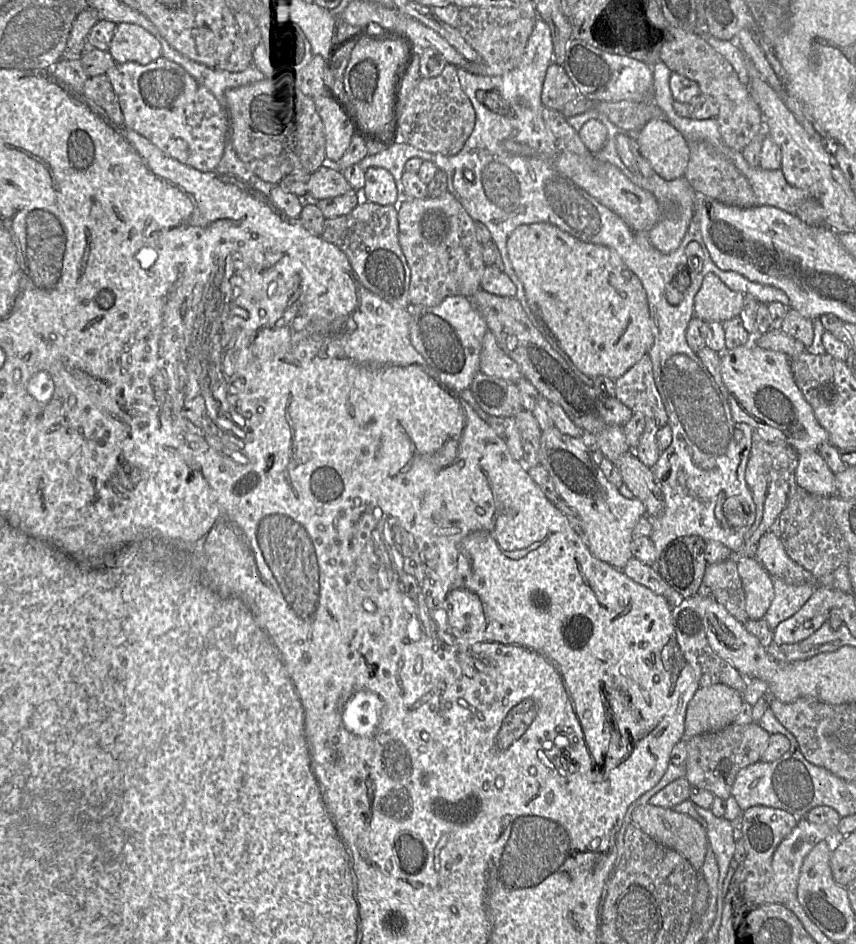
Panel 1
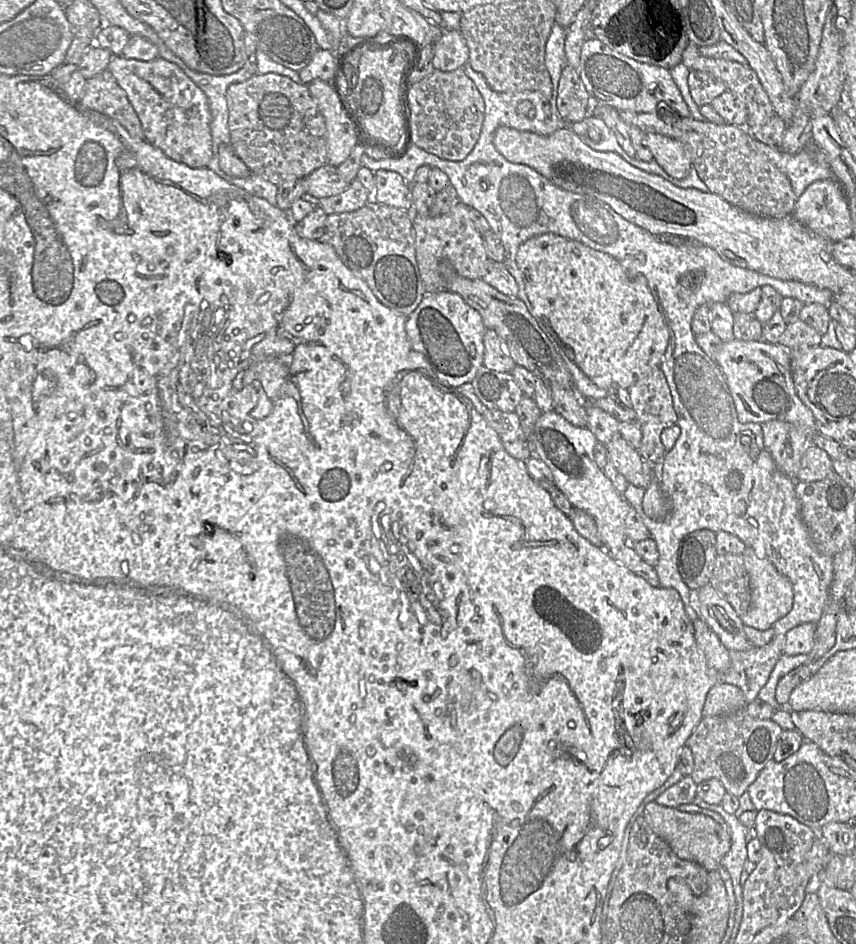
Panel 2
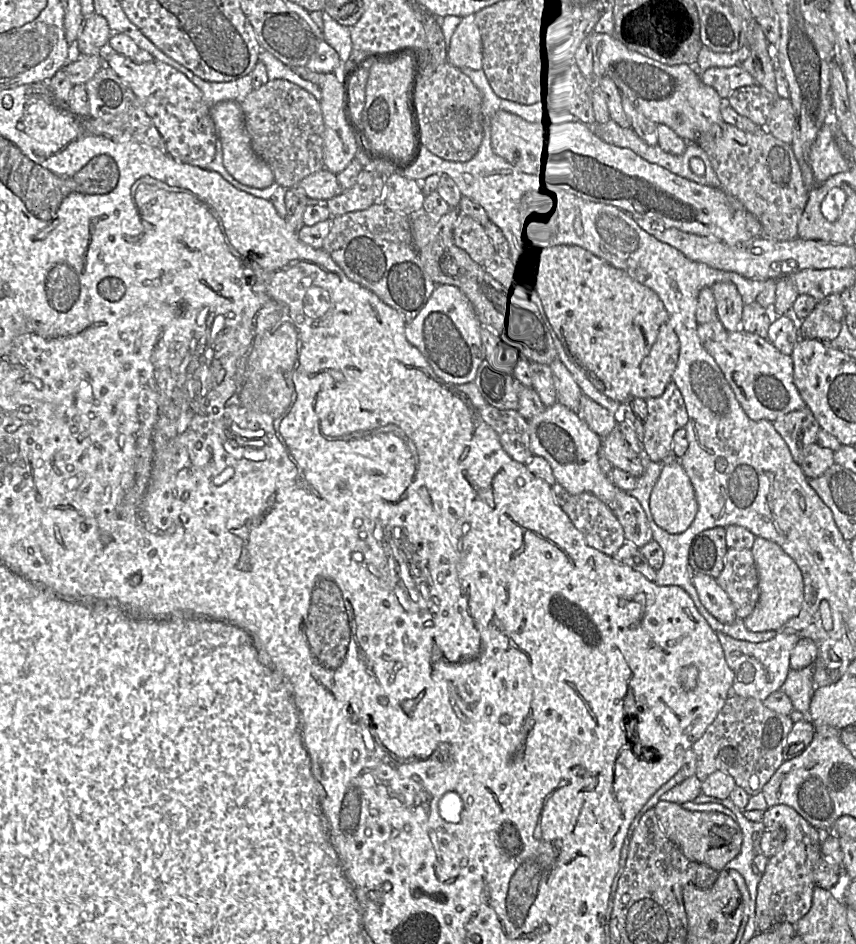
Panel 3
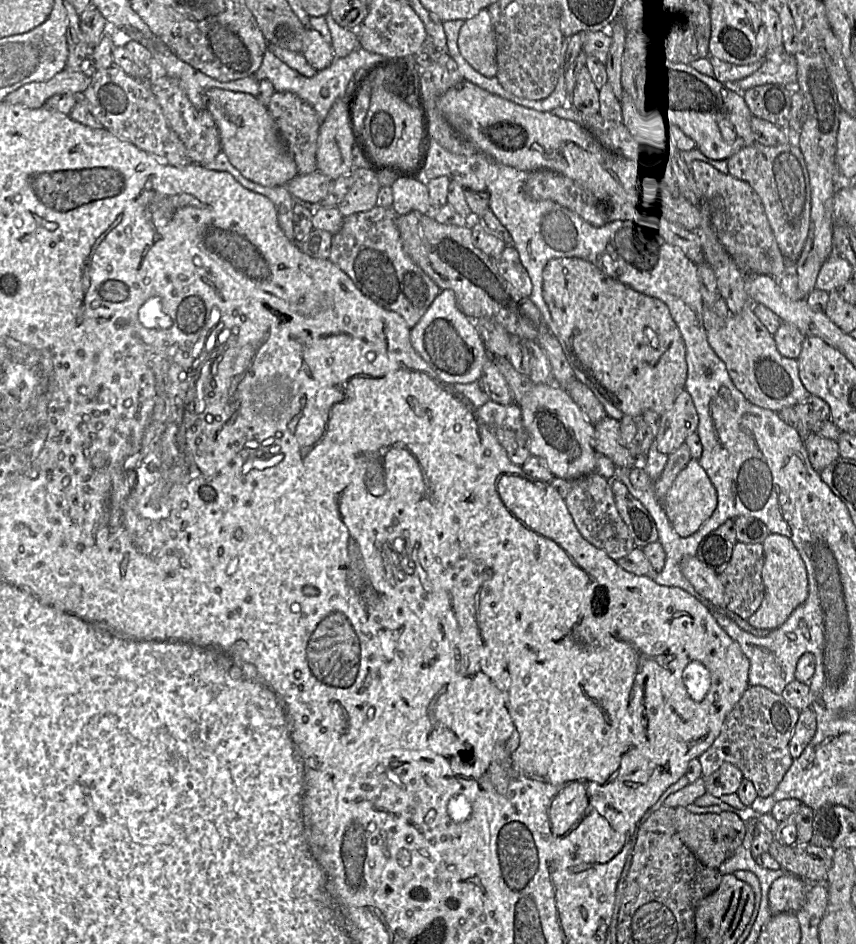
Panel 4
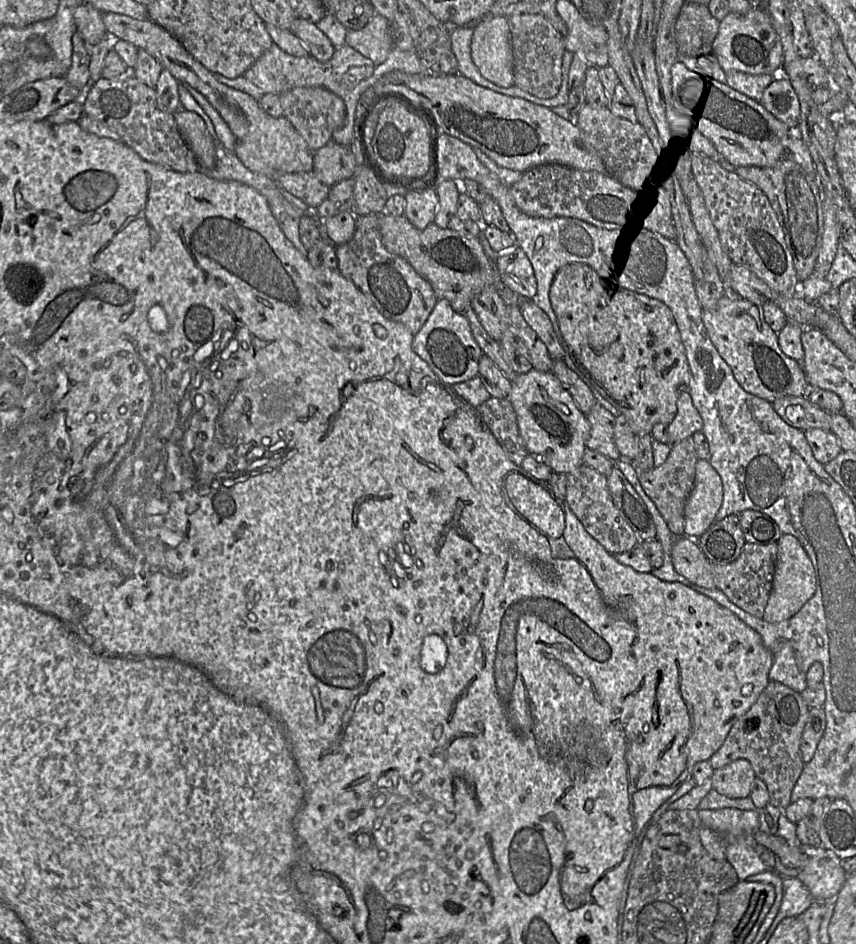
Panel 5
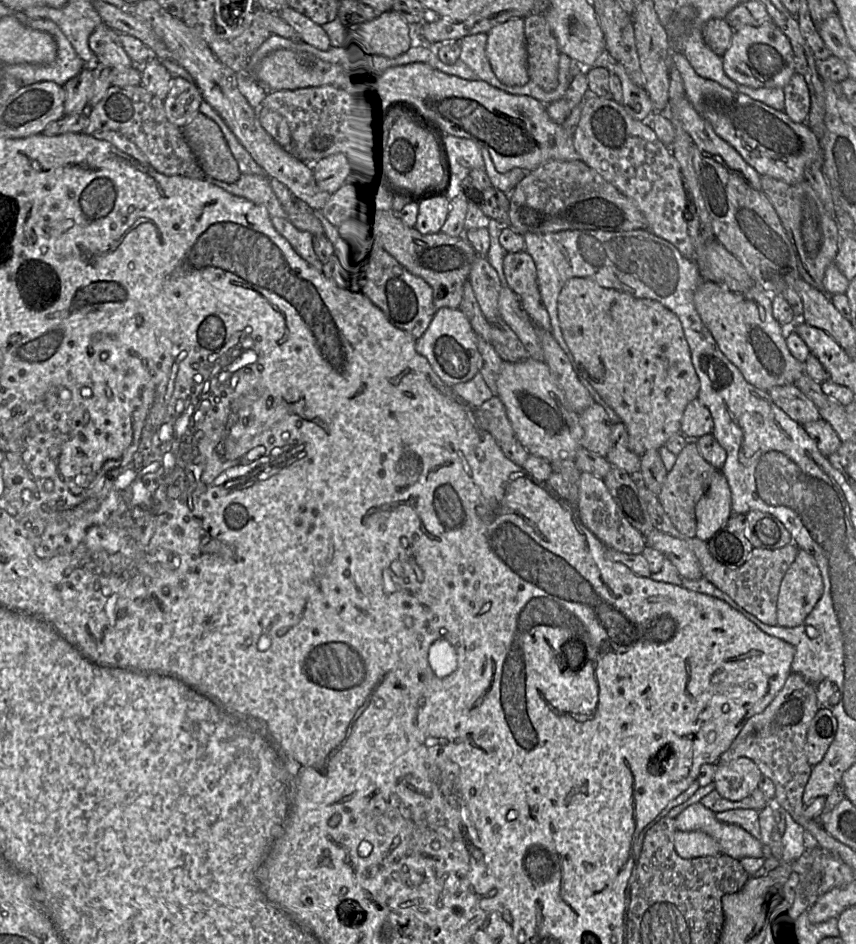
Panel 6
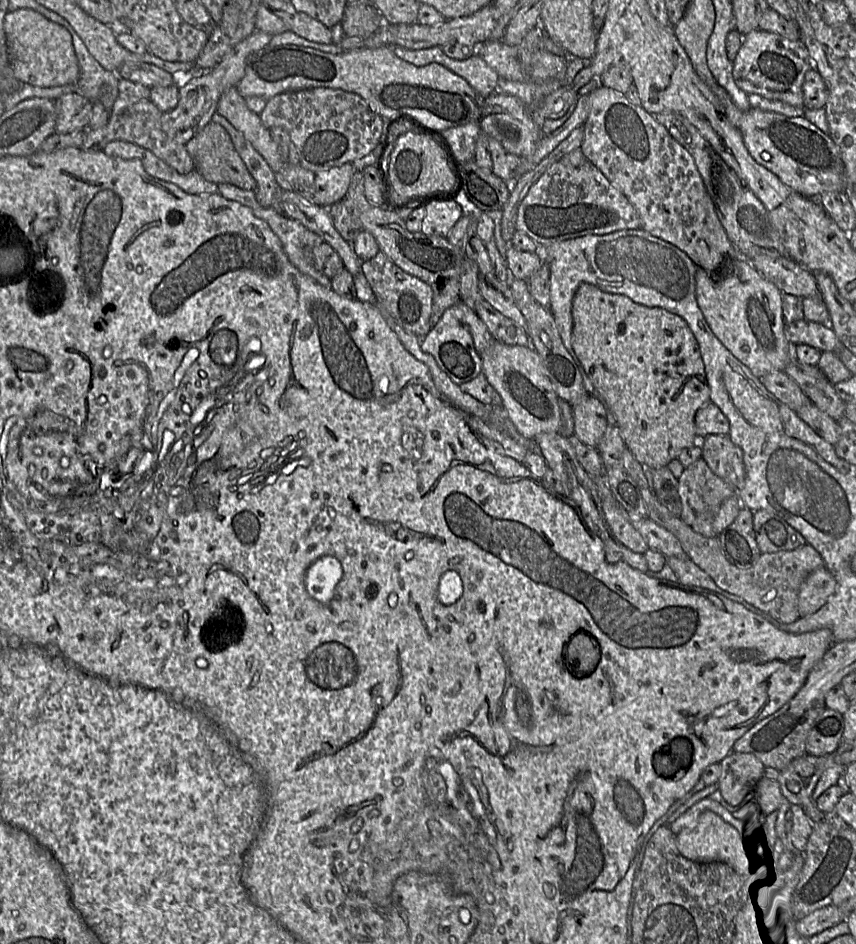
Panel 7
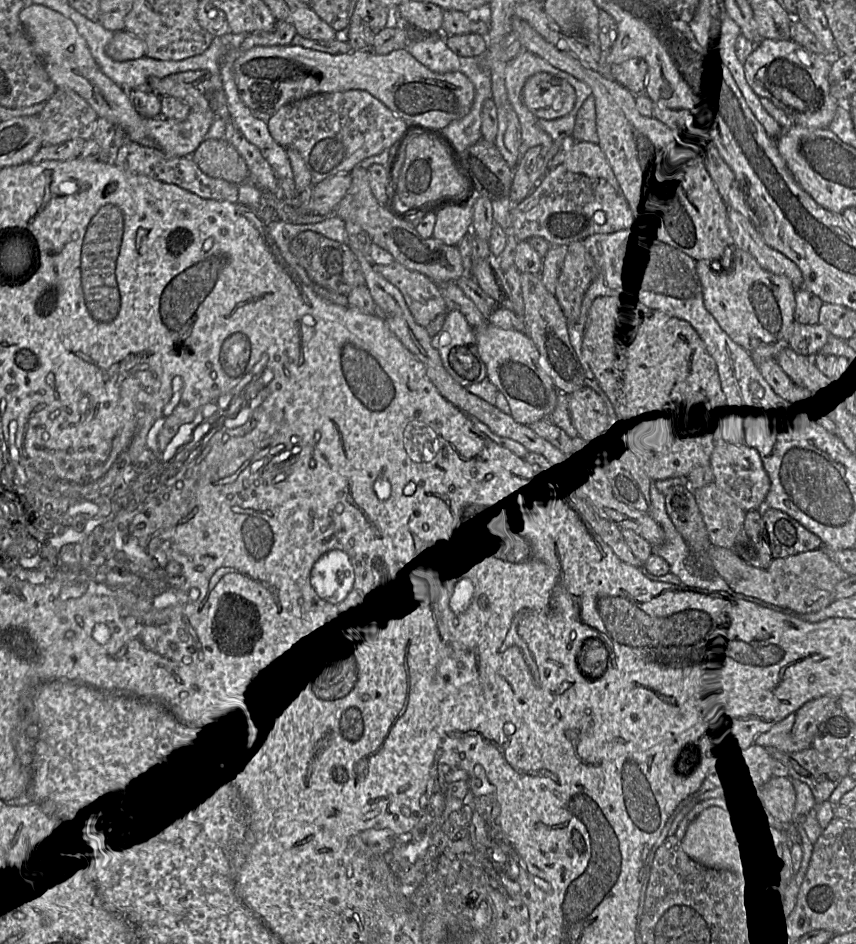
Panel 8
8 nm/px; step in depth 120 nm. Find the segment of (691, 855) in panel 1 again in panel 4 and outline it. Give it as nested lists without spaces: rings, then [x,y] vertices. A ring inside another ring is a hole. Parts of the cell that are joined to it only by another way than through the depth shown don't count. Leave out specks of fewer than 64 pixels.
[[[677,807],[675,808],[674,825],[685,846],[704,865],[711,868],[718,868],[731,858],[742,845],[746,835],[744,821],[730,812],[695,814],[685,807]]]

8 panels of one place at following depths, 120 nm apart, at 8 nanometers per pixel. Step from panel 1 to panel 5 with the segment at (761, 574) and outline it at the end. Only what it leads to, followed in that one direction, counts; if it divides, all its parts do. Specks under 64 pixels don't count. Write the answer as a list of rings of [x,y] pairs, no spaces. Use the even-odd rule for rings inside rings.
[[[782,533],[776,544],[777,559],[773,585],[762,618],[767,623],[780,623],[793,617],[812,598],[816,590],[813,565],[797,538]]]

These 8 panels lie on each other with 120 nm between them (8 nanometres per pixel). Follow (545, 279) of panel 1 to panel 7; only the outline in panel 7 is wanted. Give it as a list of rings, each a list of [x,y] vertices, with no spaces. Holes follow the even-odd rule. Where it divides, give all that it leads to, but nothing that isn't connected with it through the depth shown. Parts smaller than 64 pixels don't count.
[[[581,283],[577,288],[572,301],[572,347],[582,364],[584,372],[588,375],[593,386],[603,396],[608,407],[616,419],[616,426],[621,430],[621,436],[626,447],[632,452],[635,459],[648,470],[665,467],[673,459],[677,459],[680,452],[699,443],[700,439],[695,432],[695,414],[703,405],[710,402],[710,388],[707,383],[705,366],[695,337],[686,321],[660,307],[648,307],[638,304],[623,294],[604,292],[597,286]]]

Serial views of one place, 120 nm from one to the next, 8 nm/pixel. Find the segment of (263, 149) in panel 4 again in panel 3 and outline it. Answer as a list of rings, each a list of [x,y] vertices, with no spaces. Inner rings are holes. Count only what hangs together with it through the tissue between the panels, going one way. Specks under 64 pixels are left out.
[[[219,102],[210,108],[210,115],[216,127],[217,137],[221,141],[223,165],[227,172],[238,182],[253,188],[265,189],[273,185],[275,179],[272,170],[252,149],[240,103]]]

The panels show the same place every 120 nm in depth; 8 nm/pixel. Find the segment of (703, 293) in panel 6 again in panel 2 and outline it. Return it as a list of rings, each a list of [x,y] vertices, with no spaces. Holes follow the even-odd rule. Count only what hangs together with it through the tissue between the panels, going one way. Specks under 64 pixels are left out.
[[[764,340],[723,342],[716,356],[733,397],[741,423],[765,423],[777,420],[804,426],[817,434],[812,411],[799,398],[791,373],[789,349]]]

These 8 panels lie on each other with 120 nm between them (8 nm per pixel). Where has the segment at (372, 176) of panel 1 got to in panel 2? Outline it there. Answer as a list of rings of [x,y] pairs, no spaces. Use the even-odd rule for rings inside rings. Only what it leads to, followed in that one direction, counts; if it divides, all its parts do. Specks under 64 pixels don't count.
[[[377,170],[374,172],[374,178],[376,188],[371,200],[412,212],[411,185],[408,185],[399,173],[389,170]]]

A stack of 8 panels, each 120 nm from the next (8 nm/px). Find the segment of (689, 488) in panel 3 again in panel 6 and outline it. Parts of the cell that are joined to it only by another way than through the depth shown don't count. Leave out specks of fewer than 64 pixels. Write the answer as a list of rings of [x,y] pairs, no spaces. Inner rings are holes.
[[[717,471],[707,492],[695,507],[696,538],[708,542],[732,515],[731,490],[725,476]]]

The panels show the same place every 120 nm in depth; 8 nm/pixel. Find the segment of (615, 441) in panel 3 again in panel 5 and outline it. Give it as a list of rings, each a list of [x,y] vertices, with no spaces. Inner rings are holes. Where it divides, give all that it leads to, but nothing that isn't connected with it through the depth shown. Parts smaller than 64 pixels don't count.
[[[596,403],[586,414],[586,418],[590,424],[586,447],[603,454],[613,462],[620,460],[621,455],[614,441],[615,417]]]

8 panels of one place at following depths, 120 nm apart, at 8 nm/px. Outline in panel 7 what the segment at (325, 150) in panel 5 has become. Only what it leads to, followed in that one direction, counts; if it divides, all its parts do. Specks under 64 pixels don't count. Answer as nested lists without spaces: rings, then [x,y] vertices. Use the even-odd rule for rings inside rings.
[[[345,163],[315,174],[314,202],[325,208],[342,201],[355,172],[353,163]]]

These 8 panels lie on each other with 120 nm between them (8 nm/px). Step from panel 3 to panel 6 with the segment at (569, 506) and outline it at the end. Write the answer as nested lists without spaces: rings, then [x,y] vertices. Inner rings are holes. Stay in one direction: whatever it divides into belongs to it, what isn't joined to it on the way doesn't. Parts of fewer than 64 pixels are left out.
[[[581,472],[576,507],[581,522],[606,547],[627,554],[641,554],[643,552],[646,547],[645,537],[625,519],[603,479],[588,472]]]

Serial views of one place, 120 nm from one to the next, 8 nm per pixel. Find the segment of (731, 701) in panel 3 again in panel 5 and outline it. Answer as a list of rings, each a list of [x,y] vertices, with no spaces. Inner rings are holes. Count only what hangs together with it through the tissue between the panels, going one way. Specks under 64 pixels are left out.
[[[770,682],[751,708],[733,725],[722,746],[709,759],[710,765],[717,770],[738,759],[748,760],[756,777],[767,786],[770,797],[769,804],[784,810],[792,803],[792,790],[805,765],[800,745],[809,710],[810,708],[800,693],[781,683]]]

